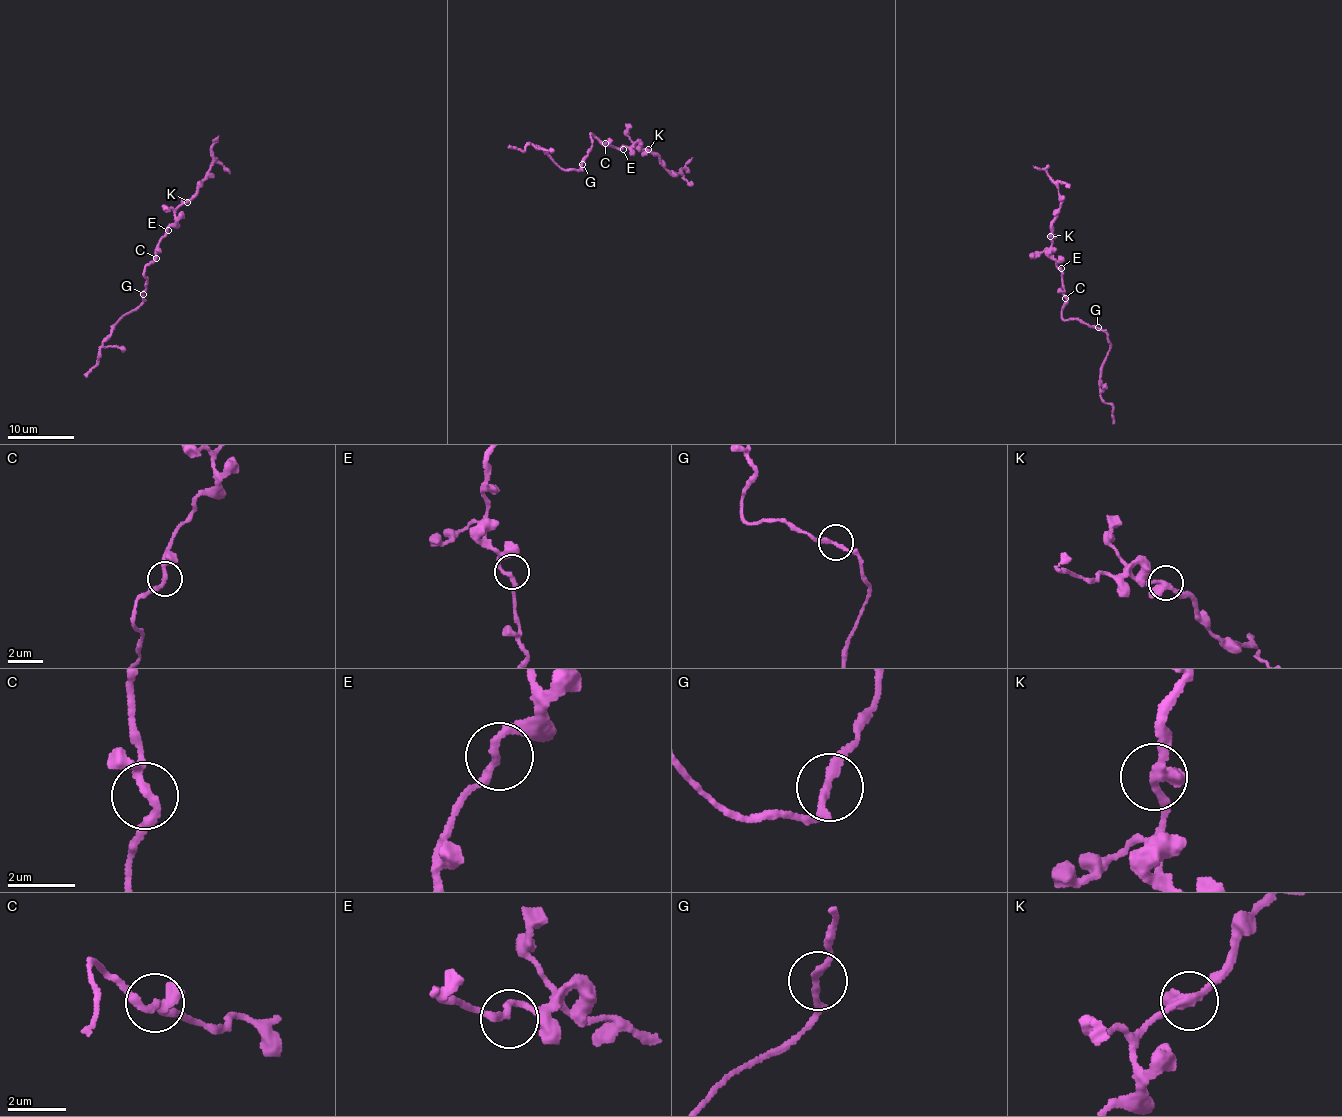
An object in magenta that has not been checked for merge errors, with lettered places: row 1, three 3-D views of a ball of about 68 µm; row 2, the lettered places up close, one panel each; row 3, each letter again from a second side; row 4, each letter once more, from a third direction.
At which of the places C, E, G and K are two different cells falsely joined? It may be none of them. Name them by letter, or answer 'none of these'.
none of these

